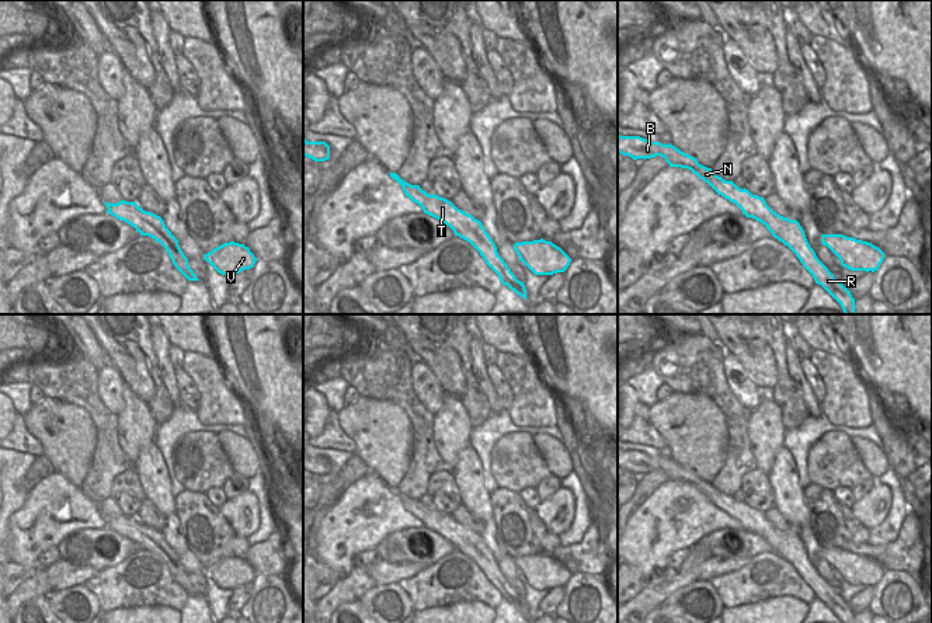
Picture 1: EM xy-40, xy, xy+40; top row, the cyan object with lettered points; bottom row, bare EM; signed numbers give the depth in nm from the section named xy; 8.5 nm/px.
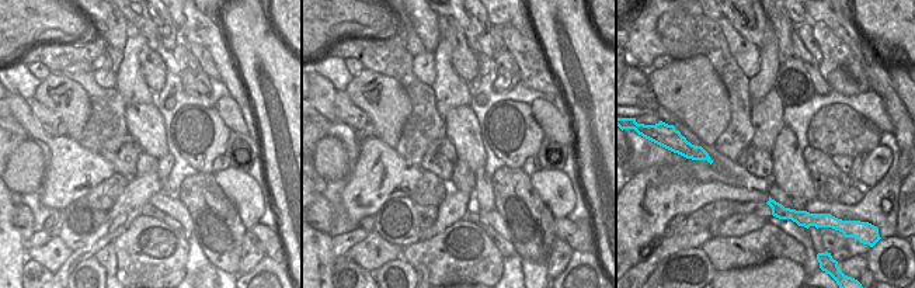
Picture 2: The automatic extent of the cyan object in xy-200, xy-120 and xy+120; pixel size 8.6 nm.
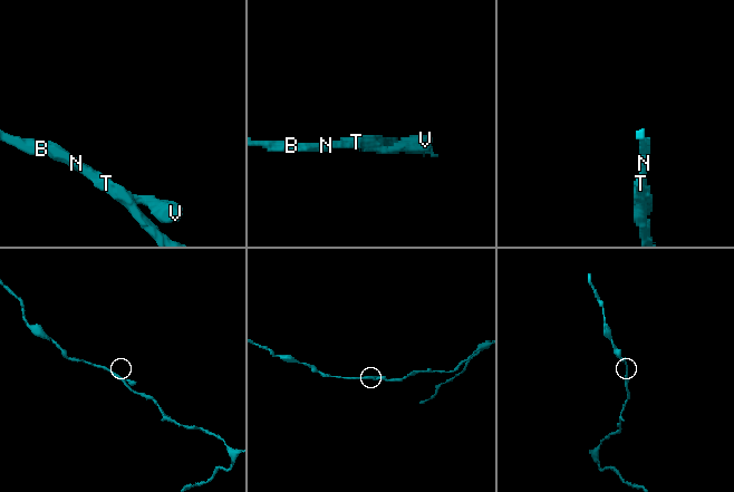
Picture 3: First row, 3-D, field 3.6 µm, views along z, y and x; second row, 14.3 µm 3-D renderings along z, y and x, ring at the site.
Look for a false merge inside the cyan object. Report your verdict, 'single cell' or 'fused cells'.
single cell

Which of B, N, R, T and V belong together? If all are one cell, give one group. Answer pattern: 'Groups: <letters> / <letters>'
Groups: B N R T V.

